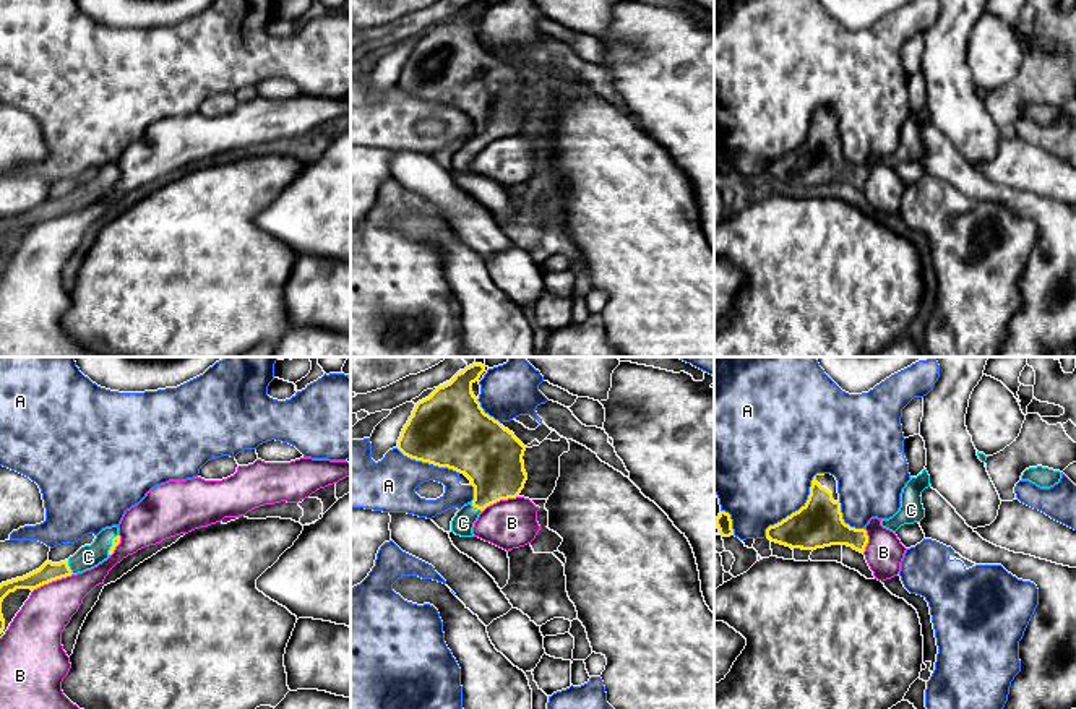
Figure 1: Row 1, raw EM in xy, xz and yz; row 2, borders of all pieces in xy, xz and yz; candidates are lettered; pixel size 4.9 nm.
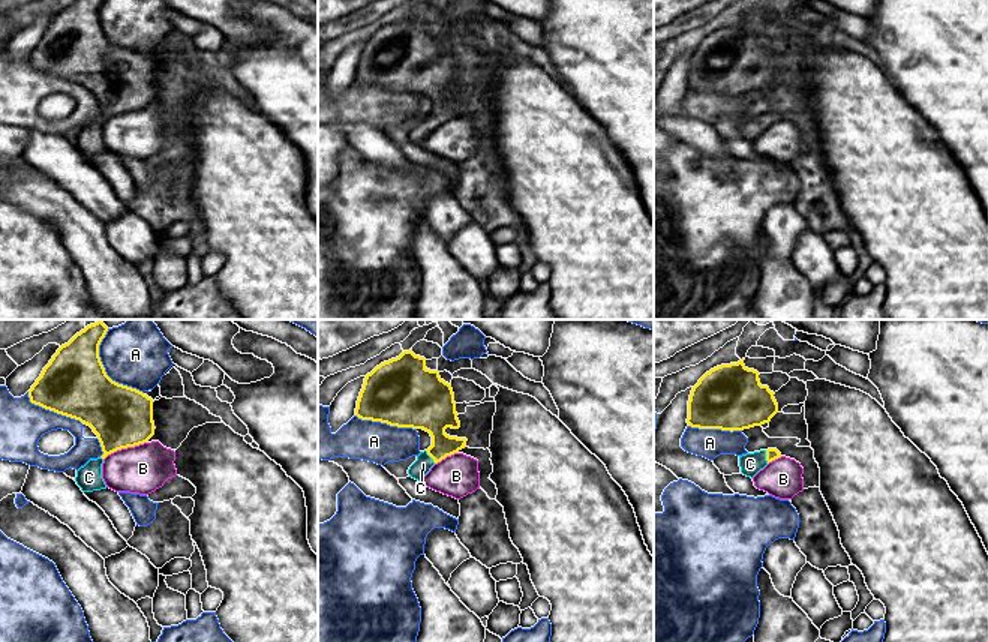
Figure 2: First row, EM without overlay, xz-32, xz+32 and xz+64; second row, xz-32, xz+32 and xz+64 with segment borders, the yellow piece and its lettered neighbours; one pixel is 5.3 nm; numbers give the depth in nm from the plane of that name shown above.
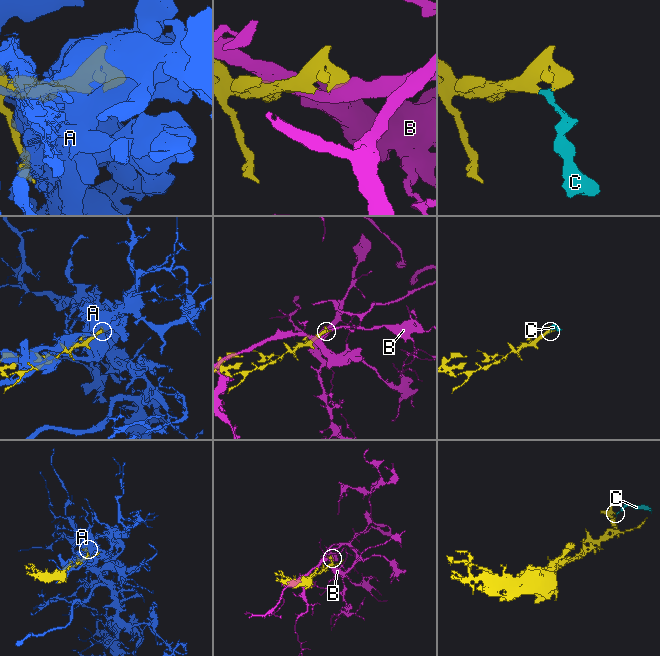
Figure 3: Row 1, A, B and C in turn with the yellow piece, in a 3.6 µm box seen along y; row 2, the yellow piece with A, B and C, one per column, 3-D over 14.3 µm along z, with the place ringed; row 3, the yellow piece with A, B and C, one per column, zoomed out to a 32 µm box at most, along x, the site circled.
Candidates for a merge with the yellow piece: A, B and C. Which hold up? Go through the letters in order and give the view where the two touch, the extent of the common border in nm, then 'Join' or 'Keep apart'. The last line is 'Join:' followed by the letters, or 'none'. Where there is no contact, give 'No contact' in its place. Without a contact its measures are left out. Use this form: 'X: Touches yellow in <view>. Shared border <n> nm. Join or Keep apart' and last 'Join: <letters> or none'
A: Touches yellow in yz. Shared border 440 nm. Keep apart
B: Touches yellow in xy. Shared border 220 nm. Keep apart
C: Touches yellow in xz. Shared border 80 nm. Join
Join: C

